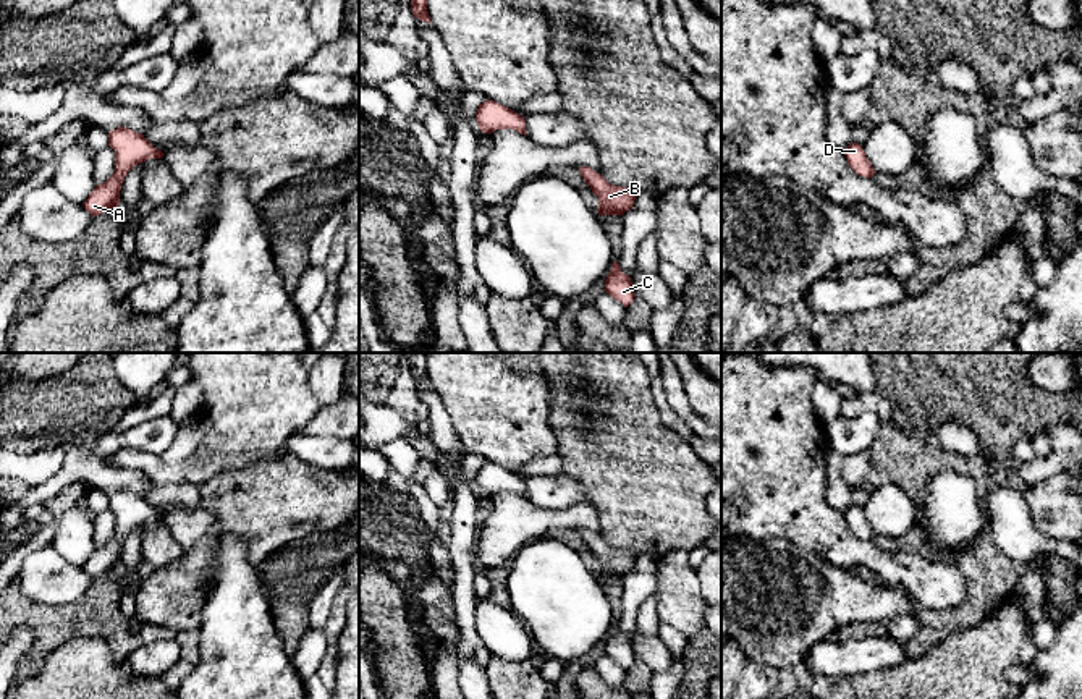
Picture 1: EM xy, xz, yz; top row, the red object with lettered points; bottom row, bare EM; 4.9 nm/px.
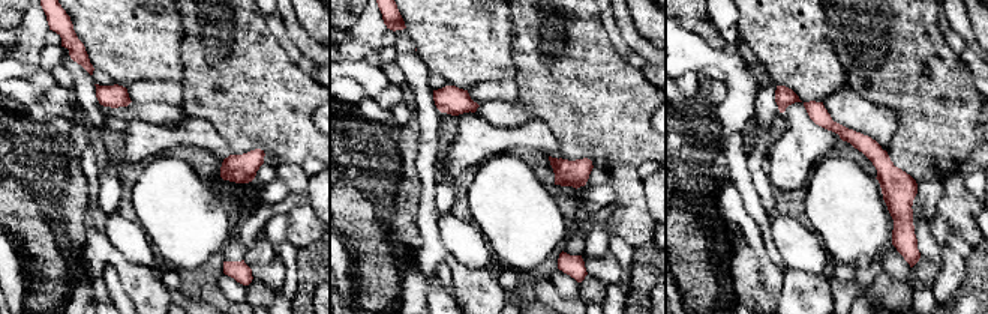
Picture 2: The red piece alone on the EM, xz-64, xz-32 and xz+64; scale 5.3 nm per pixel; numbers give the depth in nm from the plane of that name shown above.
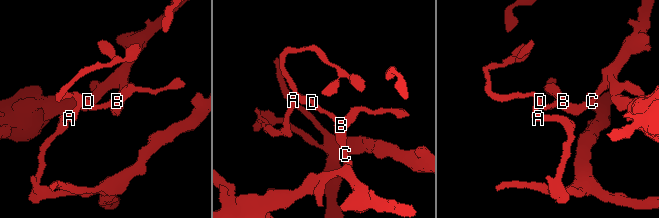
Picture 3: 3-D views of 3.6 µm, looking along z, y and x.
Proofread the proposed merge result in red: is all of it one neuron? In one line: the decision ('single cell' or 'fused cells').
fused cells

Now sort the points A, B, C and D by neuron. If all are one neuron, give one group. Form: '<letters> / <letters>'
A / B C D

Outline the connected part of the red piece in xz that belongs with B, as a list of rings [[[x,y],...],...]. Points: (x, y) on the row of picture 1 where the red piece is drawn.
[[[590,167],[579,168],[581,176],[590,186],[592,193],[598,197],[598,214],[623,215],[632,209],[637,194],[631,188],[610,184],[600,173]]]

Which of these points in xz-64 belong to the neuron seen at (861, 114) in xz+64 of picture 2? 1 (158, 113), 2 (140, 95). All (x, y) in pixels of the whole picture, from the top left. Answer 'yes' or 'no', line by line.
1: yes
2: no

